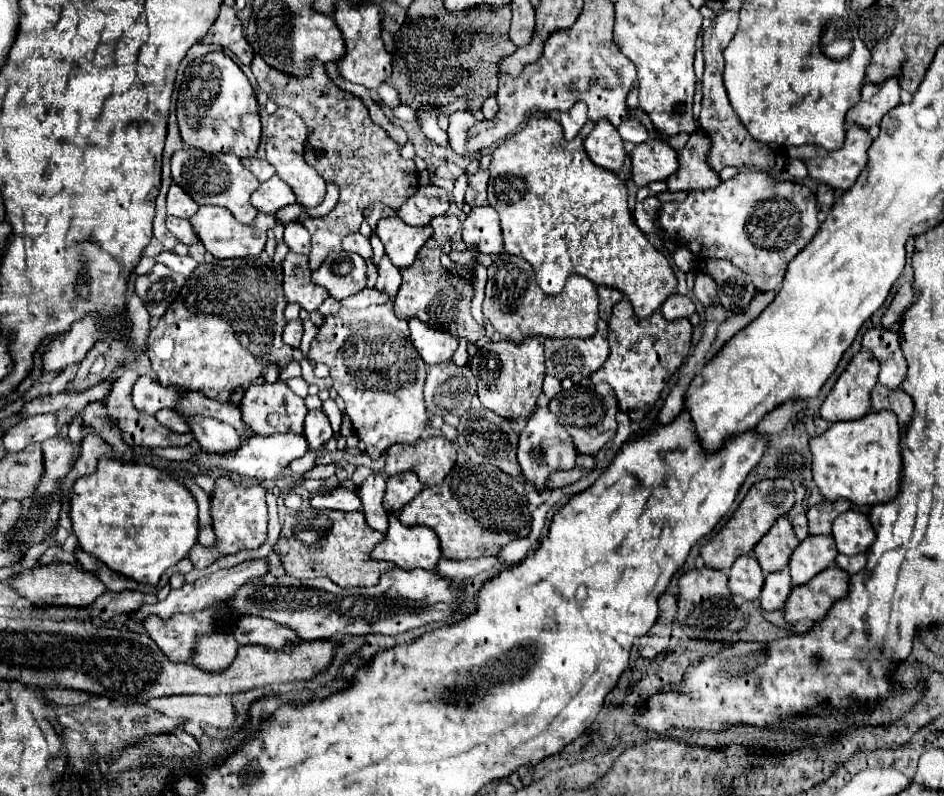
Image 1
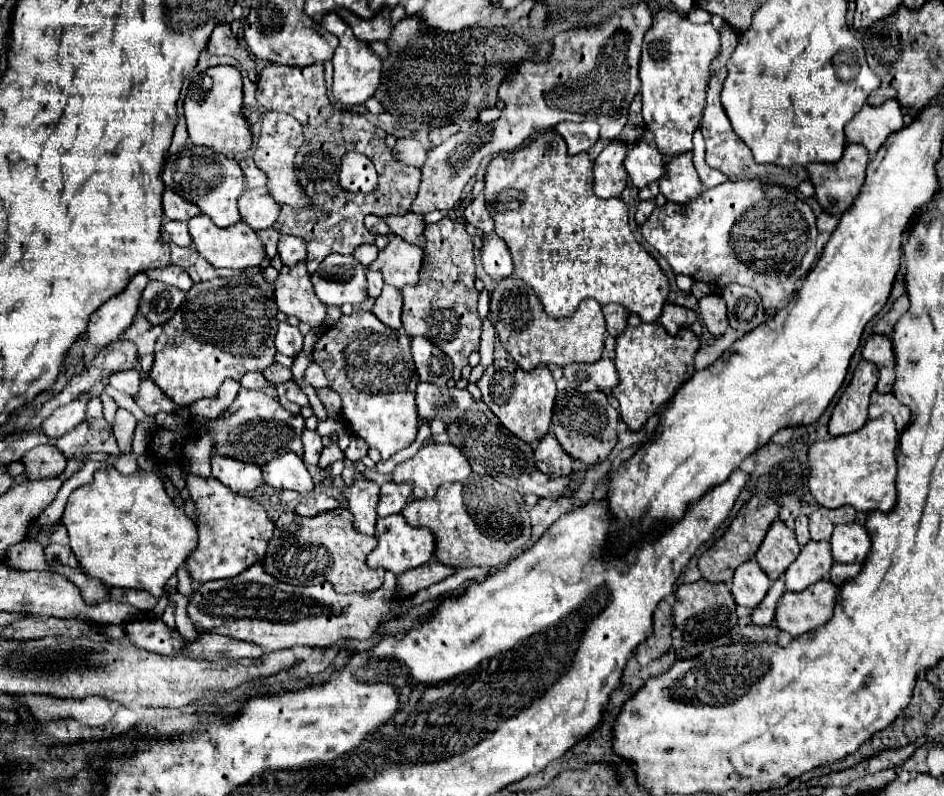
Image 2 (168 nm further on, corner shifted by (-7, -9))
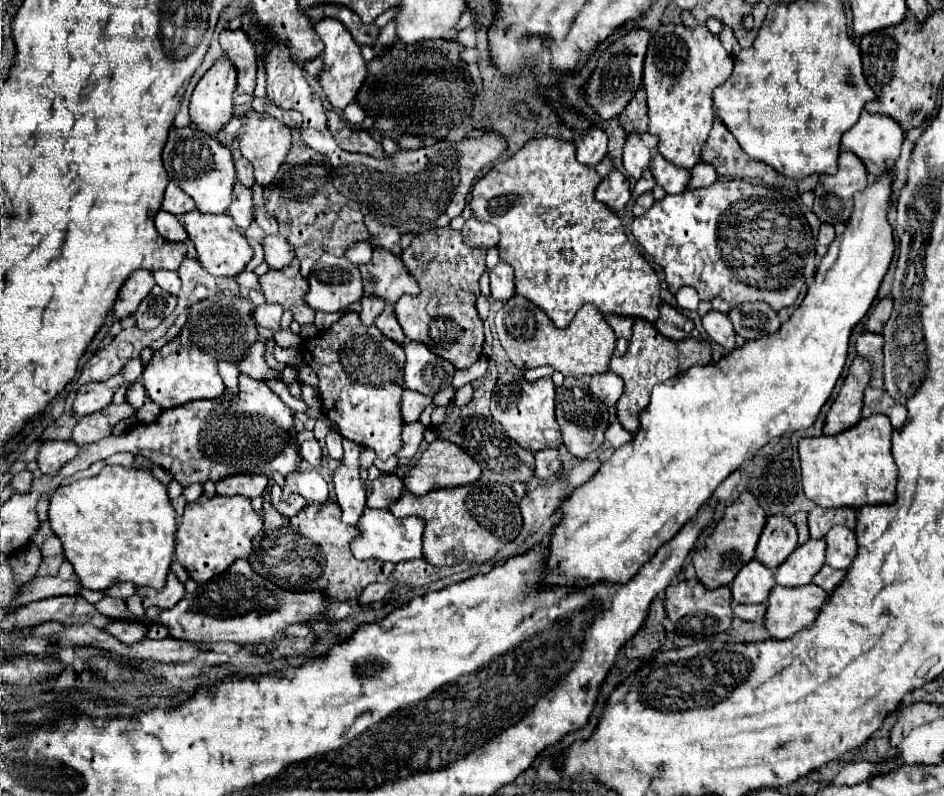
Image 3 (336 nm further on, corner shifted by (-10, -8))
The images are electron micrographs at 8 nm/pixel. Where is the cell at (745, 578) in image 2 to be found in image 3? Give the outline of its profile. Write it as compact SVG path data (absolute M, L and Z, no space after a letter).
M752 559L730 583L734 603L764 603L776 585L774 571Z

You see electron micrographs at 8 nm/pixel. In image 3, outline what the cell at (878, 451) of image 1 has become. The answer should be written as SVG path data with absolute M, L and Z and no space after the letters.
M886 415L860 419L852 429L834 437L804 437L798 443L802 463L802 487L808 499L820 507L890 505L896 497L896 463L892 459L892 423Z

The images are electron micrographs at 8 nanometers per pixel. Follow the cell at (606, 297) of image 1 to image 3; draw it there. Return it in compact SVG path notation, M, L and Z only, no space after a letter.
M604 315L604 319L608 321L608 325L614 329L614 333L618 337L624 337L624 339L632 337L632 323L634 323L632 317L626 317L626 315Z

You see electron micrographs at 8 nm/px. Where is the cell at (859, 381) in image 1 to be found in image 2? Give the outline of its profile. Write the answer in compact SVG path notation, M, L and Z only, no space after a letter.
M861 360L855 368L853 380L841 394L837 406L833 408L831 420L829 420L829 434L831 436L843 436L849 432L859 430L867 422L867 408L869 408L869 396L875 390L877 384L877 368L875 364Z

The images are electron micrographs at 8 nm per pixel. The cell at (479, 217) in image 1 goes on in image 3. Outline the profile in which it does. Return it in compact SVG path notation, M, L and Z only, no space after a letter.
M500 263L490 271L490 295L494 299L506 301L514 295L514 269L510 263Z

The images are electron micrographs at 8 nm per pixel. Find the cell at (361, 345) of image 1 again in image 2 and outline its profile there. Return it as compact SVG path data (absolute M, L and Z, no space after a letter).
M353 310L349 316L341 316L335 326L319 336L313 348L313 360L321 366L331 390L341 396L341 416L347 428L367 442L369 448L377 448L383 460L389 460L399 450L407 448L417 436L417 412L415 412L415 366L411 364L409 338L403 332L387 328L373 312Z

